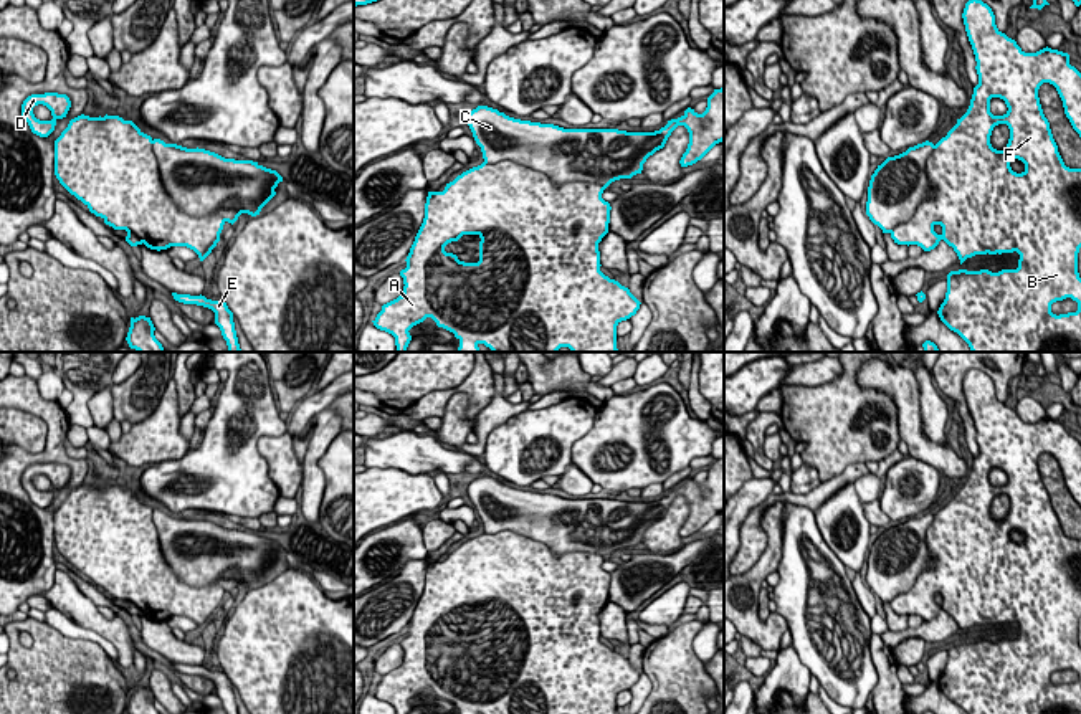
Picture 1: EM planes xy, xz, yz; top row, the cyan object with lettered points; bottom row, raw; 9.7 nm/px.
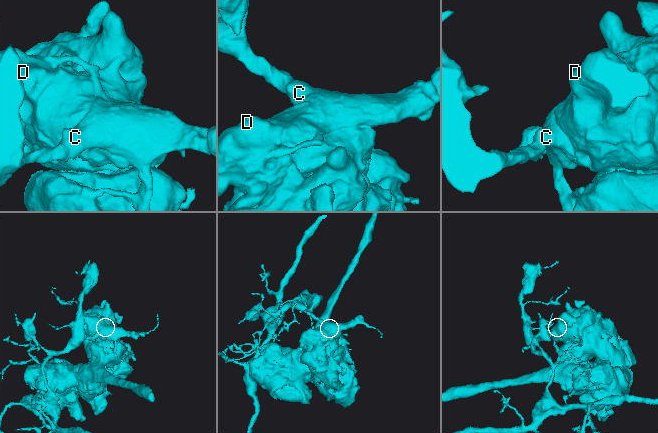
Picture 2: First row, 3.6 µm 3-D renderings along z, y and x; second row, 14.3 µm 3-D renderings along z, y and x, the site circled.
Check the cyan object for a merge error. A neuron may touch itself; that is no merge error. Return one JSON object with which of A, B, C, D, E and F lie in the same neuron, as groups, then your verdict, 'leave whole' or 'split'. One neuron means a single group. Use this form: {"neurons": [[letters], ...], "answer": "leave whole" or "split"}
{"neurons": [["A", "B", "D", "F"], ["C", "E"]], "answer": "split"}

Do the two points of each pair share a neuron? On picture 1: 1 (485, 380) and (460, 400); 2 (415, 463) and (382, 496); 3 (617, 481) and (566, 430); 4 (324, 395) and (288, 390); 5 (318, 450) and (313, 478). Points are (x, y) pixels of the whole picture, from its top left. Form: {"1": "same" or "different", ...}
{"1": "different", "2": "different", "3": "different", "4": "different", "5": "same"}

